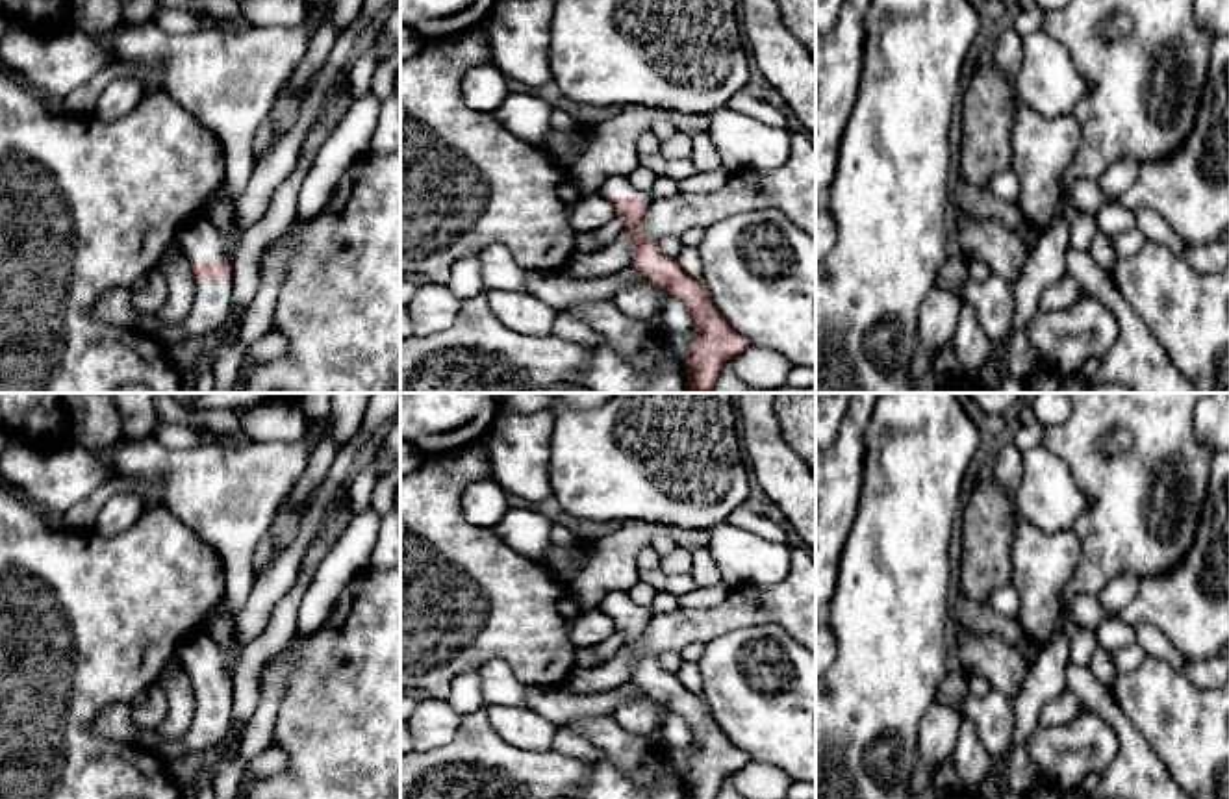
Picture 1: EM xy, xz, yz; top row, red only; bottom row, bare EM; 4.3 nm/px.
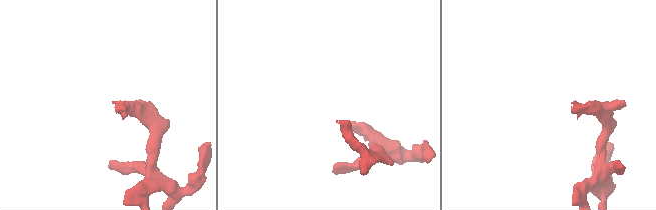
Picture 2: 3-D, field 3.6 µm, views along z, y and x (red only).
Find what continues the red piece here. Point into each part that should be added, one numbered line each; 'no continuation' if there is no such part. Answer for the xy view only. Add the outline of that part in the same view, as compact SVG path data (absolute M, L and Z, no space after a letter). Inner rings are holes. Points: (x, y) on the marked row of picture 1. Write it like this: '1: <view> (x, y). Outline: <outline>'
1: xy (204, 243). Outline: M195 213L180 226L176 239L187 248L189 265L234 260L234 252L228 248L222 234L200 213Z

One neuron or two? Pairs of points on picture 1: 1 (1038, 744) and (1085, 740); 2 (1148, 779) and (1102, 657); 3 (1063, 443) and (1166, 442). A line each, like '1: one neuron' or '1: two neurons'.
1: one neuron
2: two neurons
3: one neuron

